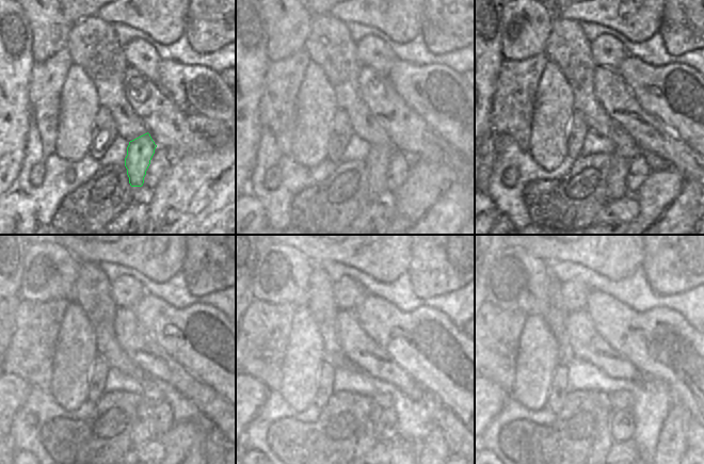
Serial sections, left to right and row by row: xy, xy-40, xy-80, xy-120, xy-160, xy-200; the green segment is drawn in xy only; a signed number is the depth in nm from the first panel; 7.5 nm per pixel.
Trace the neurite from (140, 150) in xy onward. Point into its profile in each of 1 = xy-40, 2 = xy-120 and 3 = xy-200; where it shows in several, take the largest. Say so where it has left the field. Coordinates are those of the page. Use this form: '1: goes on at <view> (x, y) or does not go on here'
1: goes on at xy-40 (378, 158)
2: goes on at xy-120 (140, 432)
3: goes on at xy-200 (604, 442)

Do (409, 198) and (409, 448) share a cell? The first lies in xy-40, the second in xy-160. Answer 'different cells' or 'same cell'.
same cell

